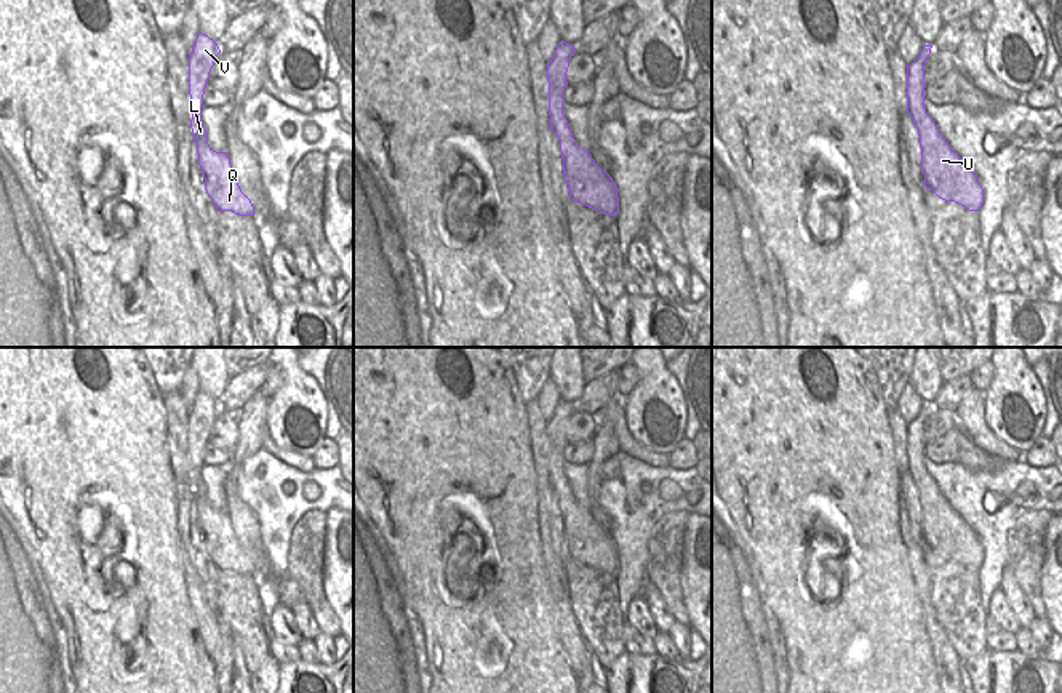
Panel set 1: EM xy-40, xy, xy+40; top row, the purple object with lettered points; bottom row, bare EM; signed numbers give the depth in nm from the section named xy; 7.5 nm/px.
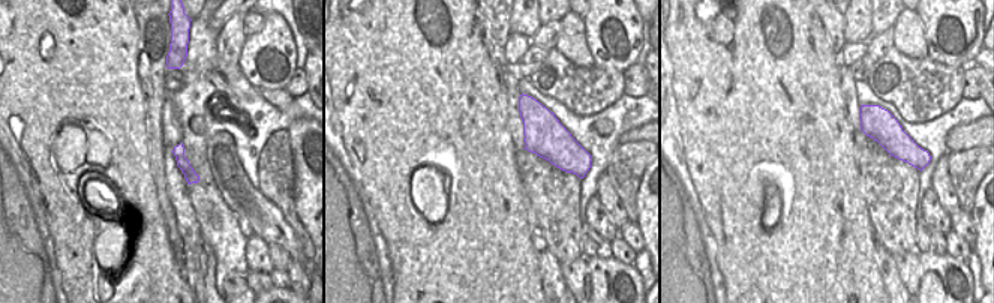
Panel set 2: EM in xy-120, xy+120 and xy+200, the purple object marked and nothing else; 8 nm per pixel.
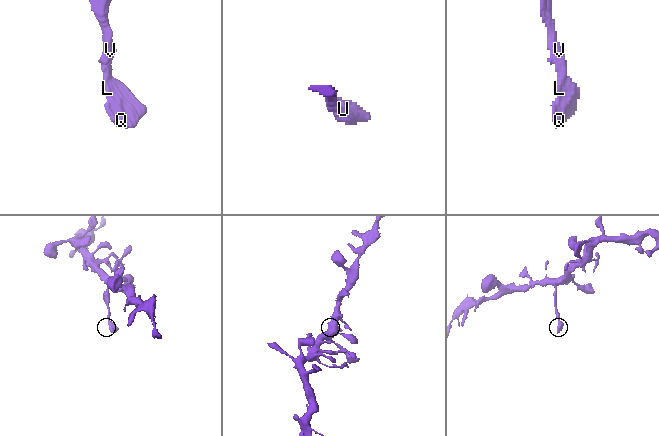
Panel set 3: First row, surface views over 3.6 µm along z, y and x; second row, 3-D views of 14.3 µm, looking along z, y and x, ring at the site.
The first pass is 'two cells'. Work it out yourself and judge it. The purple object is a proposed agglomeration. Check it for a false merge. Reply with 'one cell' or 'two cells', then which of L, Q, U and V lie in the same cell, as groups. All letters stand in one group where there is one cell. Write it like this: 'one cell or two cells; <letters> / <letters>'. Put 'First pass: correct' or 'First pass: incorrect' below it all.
one cell; L Q U V
First pass: incorrect

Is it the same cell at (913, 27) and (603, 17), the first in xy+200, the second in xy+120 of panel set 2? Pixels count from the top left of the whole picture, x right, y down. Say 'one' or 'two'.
two

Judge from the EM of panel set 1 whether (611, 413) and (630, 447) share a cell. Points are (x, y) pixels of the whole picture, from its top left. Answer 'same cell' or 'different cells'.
same cell

